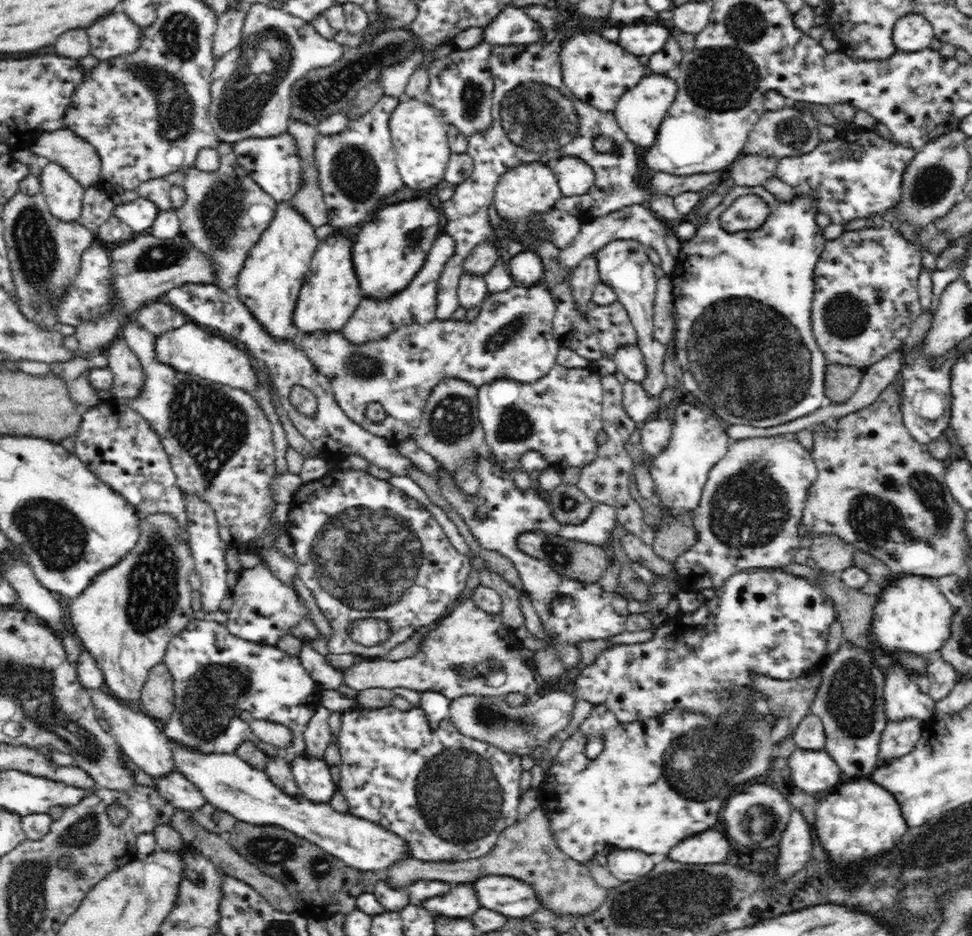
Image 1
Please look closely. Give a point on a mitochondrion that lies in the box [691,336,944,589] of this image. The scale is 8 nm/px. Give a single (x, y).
(749, 509)

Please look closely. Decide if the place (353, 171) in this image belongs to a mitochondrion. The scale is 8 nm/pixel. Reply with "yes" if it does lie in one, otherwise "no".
yes

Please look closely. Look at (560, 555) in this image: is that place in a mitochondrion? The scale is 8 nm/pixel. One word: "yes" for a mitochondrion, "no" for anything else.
yes

